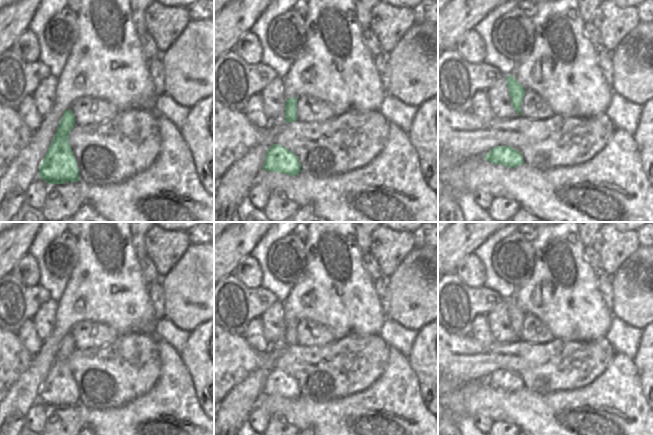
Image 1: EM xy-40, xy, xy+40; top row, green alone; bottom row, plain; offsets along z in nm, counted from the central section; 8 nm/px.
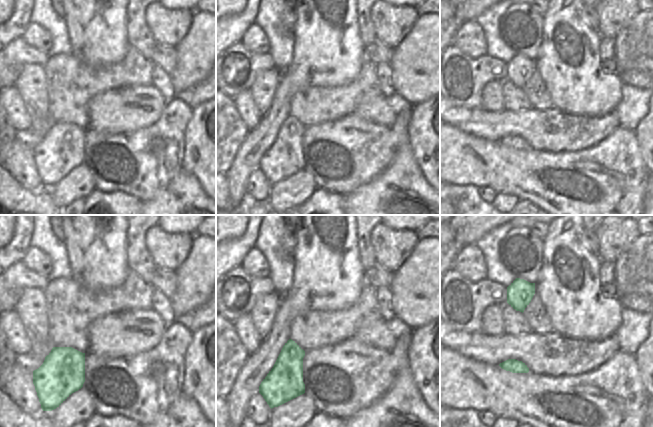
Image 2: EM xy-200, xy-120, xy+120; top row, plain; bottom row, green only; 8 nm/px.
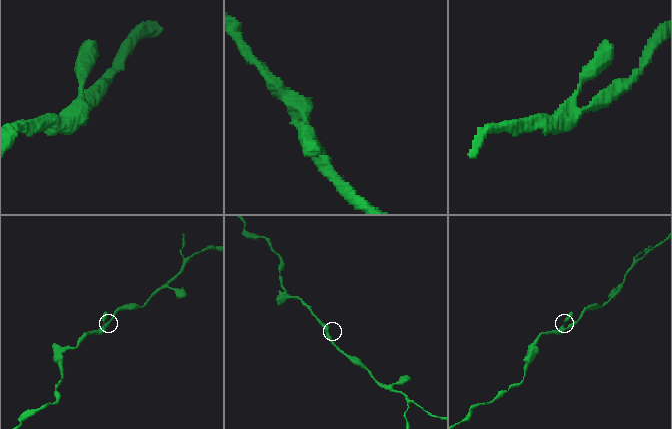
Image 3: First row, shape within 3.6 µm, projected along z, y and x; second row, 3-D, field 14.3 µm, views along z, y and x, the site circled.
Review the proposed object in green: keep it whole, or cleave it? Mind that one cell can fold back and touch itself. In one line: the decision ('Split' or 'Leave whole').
Leave whole

